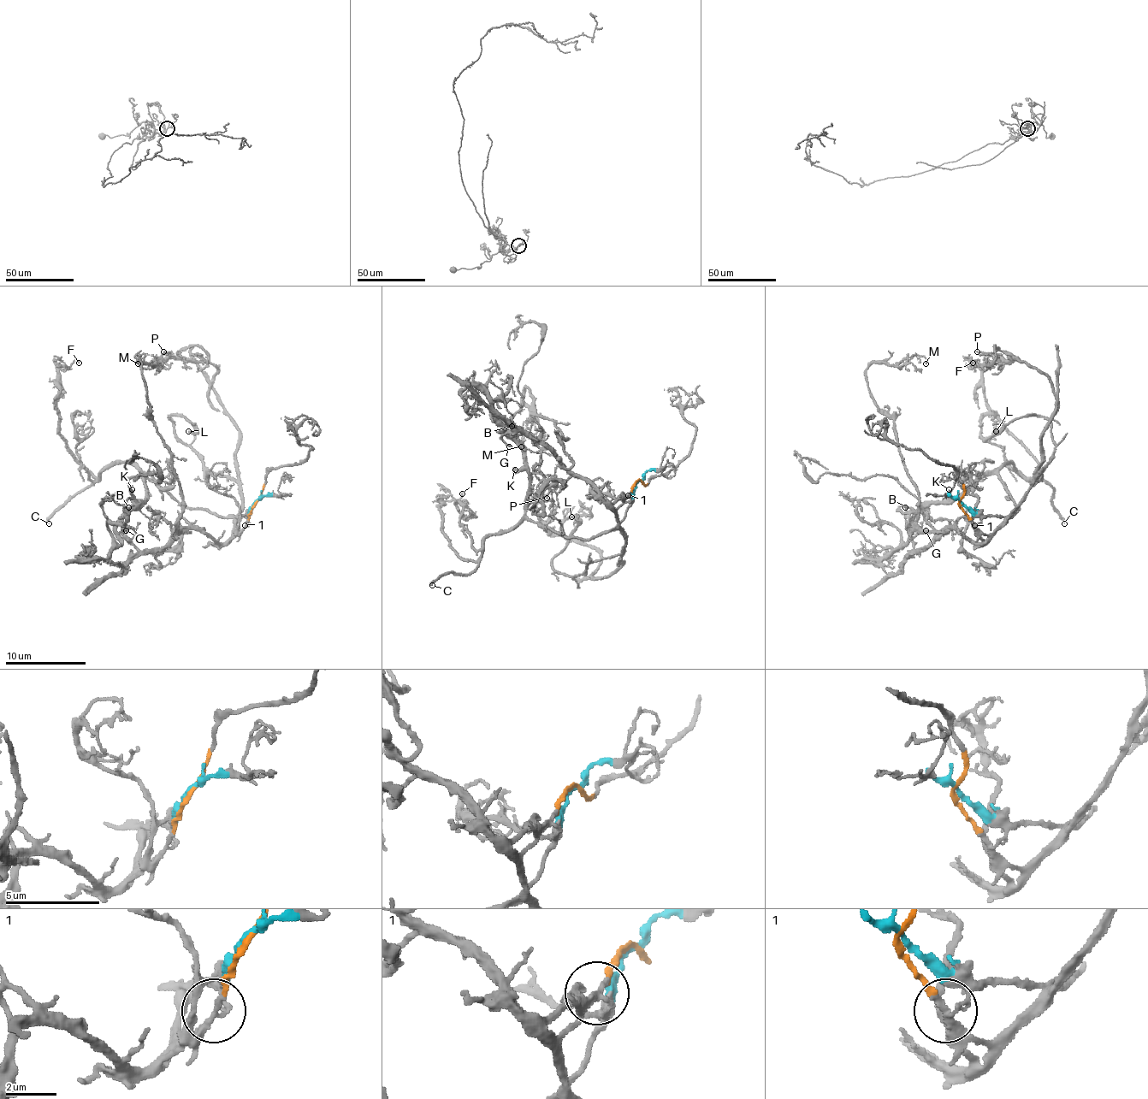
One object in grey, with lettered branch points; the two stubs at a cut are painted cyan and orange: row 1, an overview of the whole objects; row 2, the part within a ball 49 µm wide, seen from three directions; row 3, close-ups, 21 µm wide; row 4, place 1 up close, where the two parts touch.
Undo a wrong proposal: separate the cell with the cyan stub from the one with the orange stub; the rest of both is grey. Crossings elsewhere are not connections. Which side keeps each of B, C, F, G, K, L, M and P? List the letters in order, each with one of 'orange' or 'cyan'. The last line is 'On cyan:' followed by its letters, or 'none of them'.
B: orange
C: cyan
F: cyan
G: orange
K: cyan
L: orange
M: orange
P: orange
On cyan: C, F, K

